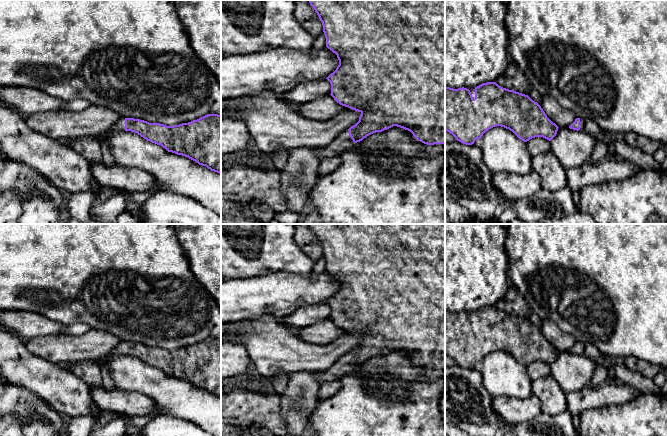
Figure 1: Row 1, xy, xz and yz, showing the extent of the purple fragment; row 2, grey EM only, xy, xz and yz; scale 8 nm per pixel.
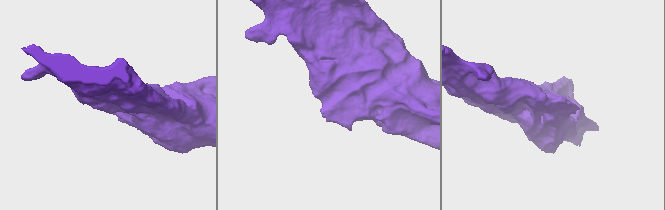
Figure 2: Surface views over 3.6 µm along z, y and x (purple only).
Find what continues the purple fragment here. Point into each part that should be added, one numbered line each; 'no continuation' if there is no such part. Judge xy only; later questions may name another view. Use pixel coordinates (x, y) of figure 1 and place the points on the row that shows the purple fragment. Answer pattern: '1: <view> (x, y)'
1: xy (120, 125)

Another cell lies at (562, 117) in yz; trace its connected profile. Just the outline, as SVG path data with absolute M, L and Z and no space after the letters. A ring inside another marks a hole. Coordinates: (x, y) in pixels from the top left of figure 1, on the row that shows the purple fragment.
M543 95L540 106L547 117L561 128L569 127L577 118L571 110L562 107L554 97L549 95Z

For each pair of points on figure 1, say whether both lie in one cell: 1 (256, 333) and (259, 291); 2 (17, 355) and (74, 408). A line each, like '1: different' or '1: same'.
1: different
2: same

